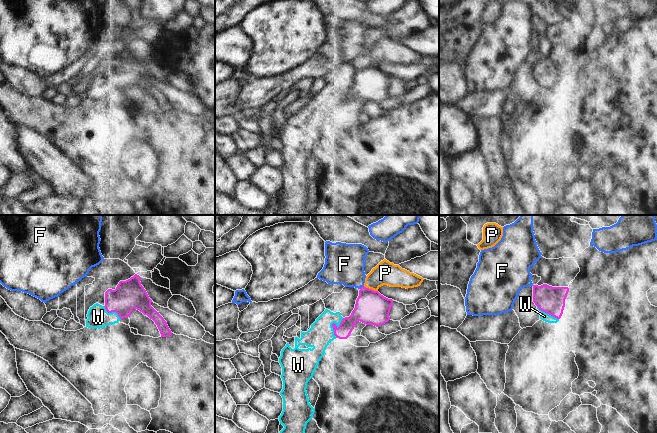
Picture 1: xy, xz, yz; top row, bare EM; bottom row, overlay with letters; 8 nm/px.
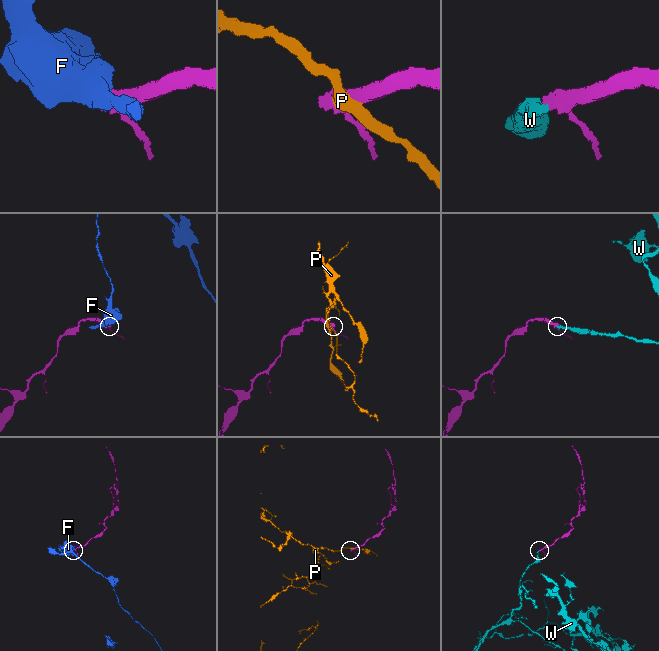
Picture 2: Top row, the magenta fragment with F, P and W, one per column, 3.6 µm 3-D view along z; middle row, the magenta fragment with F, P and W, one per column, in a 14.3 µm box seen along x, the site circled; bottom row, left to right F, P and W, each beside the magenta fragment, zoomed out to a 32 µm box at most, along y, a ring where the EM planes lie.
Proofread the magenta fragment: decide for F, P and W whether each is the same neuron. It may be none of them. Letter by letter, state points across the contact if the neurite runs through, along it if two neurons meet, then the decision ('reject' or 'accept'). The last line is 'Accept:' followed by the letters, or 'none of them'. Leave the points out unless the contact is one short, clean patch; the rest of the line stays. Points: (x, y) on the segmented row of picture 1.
F: border along xz (363, 285), (359, 288); reject
P: reject
W: runs through xz (361, 313), (344, 326), (332, 324), (321, 333); accept
Accept: W

